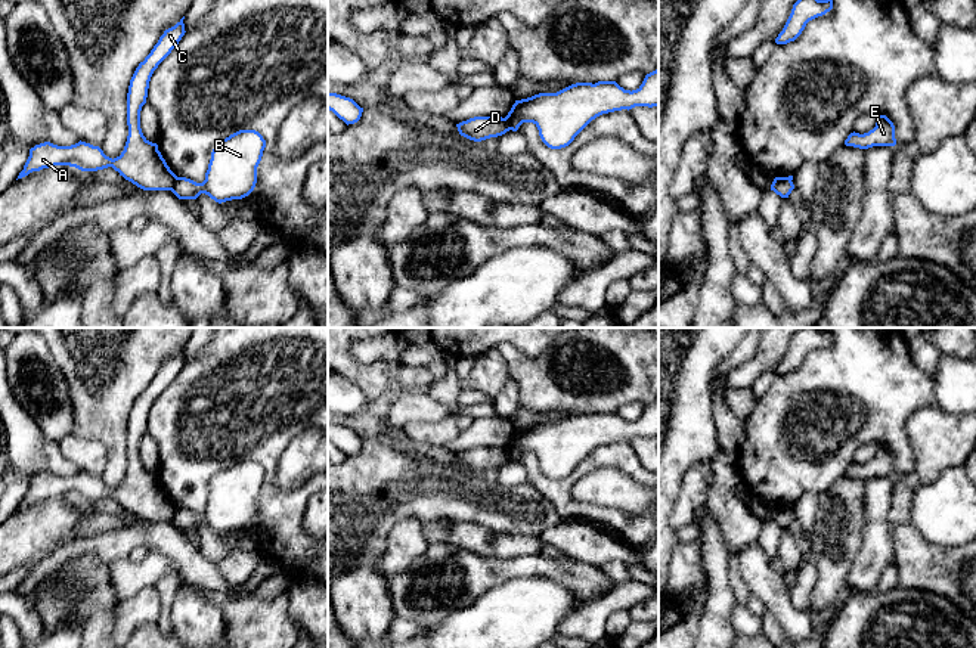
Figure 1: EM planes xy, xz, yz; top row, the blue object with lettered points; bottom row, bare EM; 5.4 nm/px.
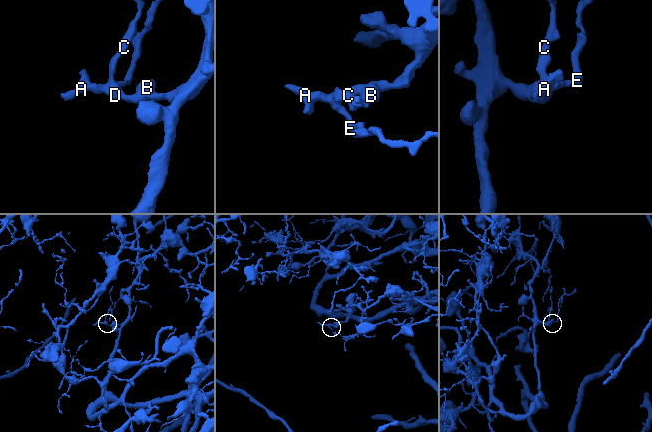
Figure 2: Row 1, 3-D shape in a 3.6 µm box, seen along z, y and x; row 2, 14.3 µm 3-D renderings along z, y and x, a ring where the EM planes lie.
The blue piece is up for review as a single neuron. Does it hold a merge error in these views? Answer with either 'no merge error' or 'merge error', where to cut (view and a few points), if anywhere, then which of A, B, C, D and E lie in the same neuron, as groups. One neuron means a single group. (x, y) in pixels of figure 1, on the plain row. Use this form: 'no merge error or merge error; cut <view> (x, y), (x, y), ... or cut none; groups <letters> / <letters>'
merge error; cut xy (177, 508), (170, 520); groups A C D E / B

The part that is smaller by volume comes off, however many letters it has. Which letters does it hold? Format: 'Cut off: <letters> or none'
Cut off: A, C, D, E

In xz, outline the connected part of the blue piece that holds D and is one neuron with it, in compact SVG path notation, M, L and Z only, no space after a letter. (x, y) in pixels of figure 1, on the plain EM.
M474 447L456 455L461 466L481 472L490 468L498 468L509 462L506 450L502 447Z

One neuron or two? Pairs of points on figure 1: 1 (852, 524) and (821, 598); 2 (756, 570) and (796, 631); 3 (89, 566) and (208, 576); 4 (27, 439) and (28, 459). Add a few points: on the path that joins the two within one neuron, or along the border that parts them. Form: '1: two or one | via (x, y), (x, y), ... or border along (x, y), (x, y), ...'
1: one | via (834, 542), (830, 580)
2: one | via (767, 585), (787, 616)
3: two | border along (74, 558), (86, 552), (96, 552), (108, 564)
4: one | via (27, 443), (27, 455)

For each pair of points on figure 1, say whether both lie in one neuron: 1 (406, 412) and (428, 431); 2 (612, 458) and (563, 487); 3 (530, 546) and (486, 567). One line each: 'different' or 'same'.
1: different
2: same
3: different

